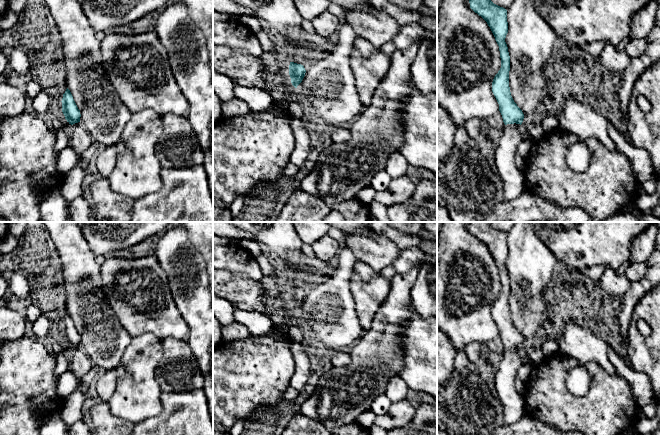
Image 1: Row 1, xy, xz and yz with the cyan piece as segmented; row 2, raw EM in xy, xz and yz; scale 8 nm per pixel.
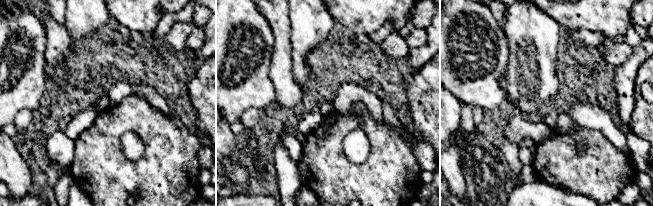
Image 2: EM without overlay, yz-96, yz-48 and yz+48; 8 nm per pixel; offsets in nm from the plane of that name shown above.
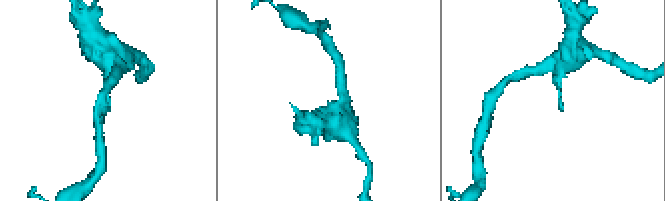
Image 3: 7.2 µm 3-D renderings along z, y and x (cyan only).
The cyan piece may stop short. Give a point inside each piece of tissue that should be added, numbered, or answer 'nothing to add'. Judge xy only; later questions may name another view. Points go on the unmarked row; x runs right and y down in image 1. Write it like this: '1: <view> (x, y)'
1: xy (71, 412)

